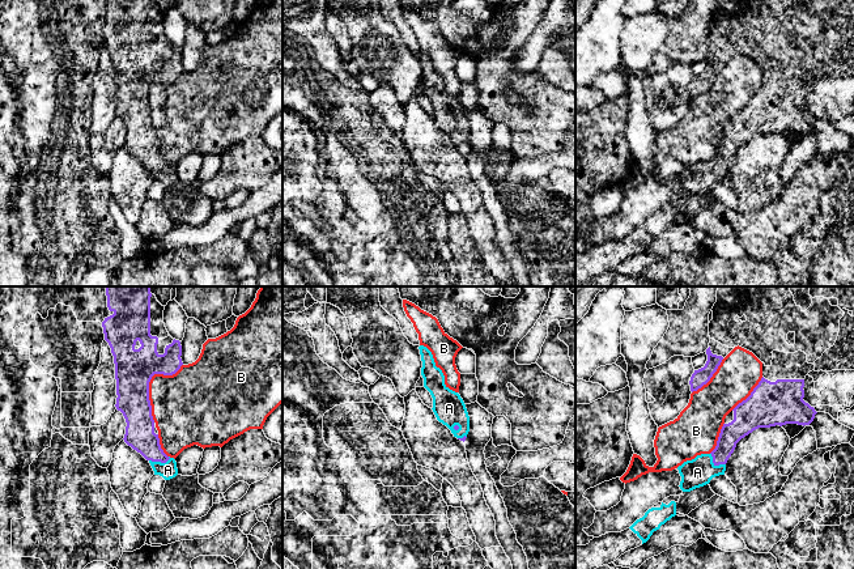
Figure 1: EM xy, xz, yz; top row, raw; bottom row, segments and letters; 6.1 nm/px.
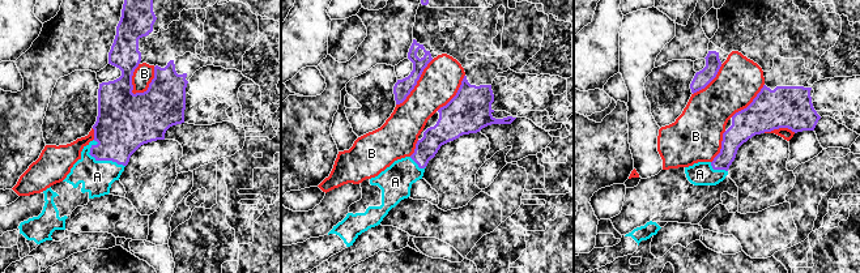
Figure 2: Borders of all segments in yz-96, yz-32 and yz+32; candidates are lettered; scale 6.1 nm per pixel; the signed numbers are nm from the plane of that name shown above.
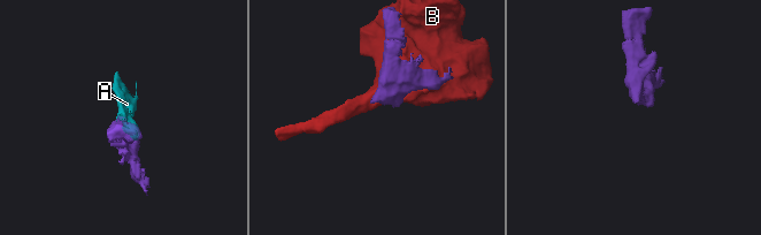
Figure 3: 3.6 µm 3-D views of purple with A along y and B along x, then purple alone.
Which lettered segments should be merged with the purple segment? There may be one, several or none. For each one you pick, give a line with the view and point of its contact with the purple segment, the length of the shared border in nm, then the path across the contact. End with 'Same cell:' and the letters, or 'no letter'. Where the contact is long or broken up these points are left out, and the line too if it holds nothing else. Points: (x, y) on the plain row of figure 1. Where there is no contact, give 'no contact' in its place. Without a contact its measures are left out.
A: meets purple in yz at (714, 170); contact 120 nm long; runs through yz (731, 140), (714, 170), (705, 173), (697, 179)
Same cell: A

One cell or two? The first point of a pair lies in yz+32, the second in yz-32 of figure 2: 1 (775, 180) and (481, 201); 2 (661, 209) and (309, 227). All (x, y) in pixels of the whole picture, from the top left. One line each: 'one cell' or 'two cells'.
1: two cells
2: one cell

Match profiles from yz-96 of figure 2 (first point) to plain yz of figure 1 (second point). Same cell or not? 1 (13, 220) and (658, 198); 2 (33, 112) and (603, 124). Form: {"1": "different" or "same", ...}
{"1": "same", "2": "same"}

